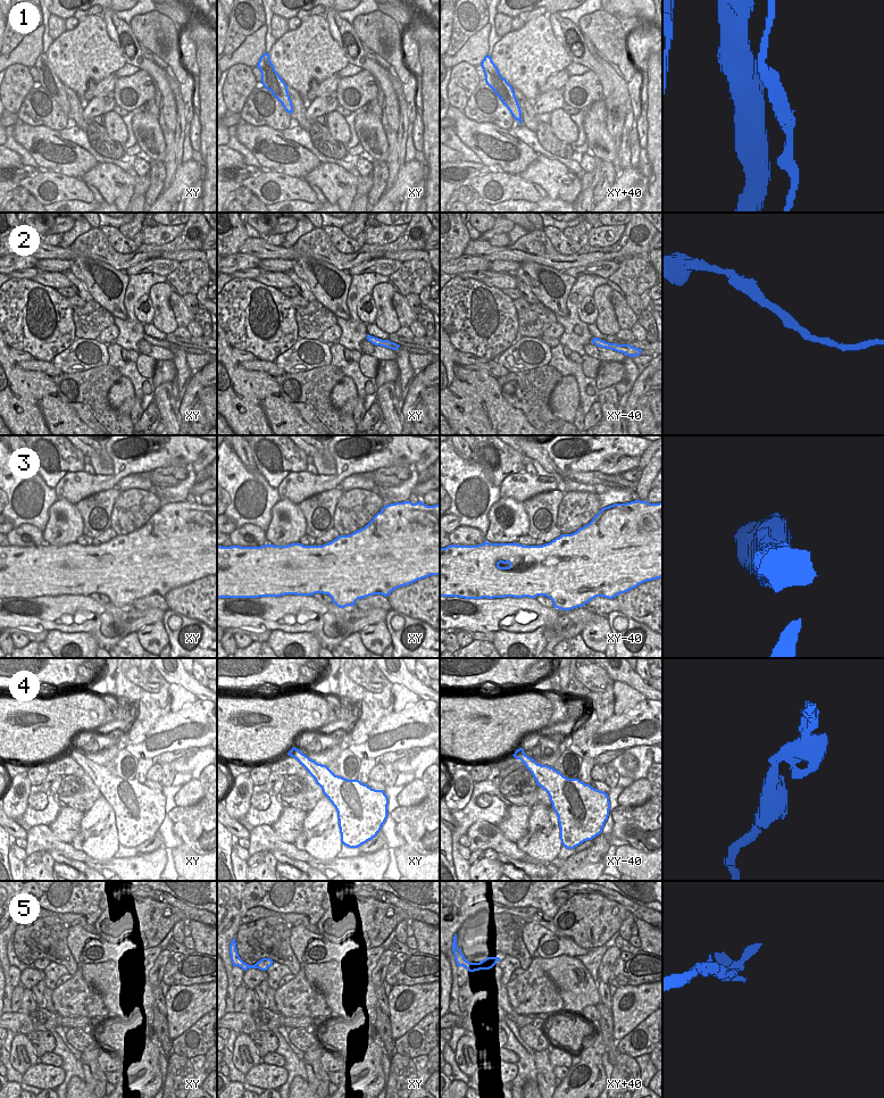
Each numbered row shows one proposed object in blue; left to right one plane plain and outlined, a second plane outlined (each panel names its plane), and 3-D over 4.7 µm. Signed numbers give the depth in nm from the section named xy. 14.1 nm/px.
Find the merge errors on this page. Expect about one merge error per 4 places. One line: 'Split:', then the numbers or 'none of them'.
Split: 1, 5

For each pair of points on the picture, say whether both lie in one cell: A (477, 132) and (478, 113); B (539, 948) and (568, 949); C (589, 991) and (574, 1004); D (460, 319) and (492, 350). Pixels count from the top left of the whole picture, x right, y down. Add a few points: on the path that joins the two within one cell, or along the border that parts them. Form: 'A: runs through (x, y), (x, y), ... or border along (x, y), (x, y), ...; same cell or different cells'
A: border along (463, 110), (472, 119), (491, 122), (505, 130); different cells
B: runs through (545, 948), (561, 948); same cell
C: runs through (585, 992), (577, 1000); same cell
D: runs through (468, 325), (484, 342); same cell

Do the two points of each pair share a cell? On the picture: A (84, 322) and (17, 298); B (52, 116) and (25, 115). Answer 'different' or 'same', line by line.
A: different
B: same

